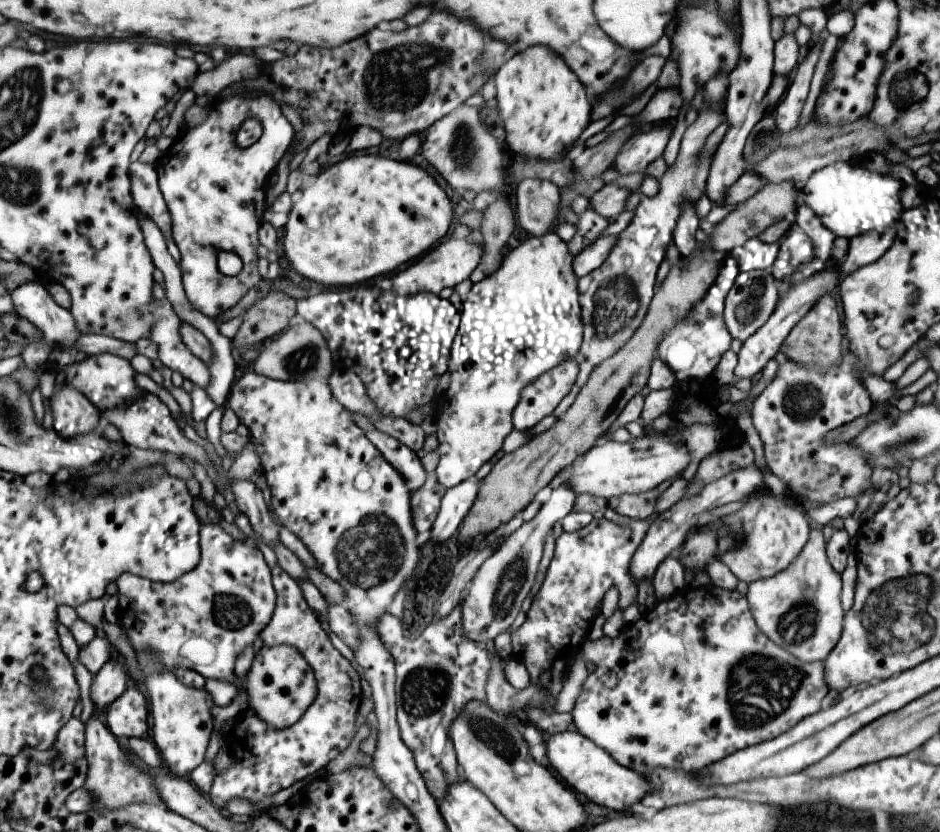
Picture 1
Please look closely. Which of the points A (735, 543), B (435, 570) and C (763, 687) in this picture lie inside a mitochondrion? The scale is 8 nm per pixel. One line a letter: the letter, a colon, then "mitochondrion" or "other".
A: mitochondrion
B: other
C: mitochondrion

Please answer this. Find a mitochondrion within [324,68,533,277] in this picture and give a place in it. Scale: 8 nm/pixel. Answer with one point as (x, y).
(464, 125)

